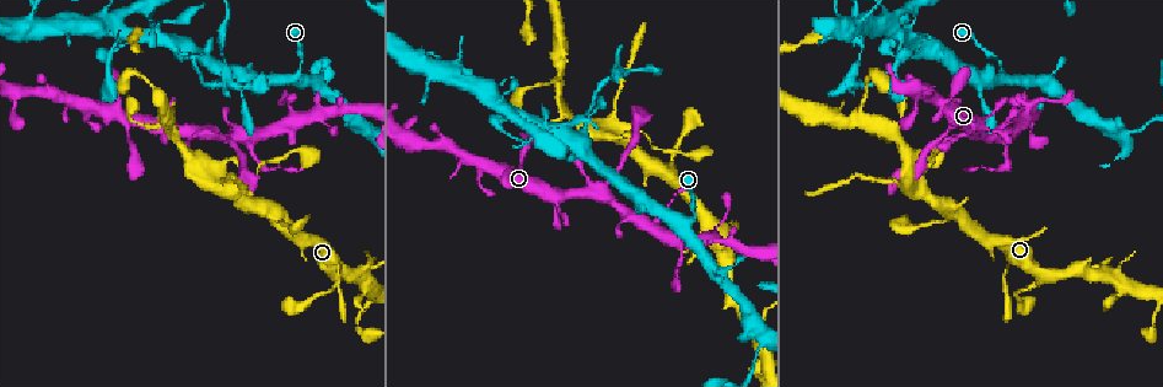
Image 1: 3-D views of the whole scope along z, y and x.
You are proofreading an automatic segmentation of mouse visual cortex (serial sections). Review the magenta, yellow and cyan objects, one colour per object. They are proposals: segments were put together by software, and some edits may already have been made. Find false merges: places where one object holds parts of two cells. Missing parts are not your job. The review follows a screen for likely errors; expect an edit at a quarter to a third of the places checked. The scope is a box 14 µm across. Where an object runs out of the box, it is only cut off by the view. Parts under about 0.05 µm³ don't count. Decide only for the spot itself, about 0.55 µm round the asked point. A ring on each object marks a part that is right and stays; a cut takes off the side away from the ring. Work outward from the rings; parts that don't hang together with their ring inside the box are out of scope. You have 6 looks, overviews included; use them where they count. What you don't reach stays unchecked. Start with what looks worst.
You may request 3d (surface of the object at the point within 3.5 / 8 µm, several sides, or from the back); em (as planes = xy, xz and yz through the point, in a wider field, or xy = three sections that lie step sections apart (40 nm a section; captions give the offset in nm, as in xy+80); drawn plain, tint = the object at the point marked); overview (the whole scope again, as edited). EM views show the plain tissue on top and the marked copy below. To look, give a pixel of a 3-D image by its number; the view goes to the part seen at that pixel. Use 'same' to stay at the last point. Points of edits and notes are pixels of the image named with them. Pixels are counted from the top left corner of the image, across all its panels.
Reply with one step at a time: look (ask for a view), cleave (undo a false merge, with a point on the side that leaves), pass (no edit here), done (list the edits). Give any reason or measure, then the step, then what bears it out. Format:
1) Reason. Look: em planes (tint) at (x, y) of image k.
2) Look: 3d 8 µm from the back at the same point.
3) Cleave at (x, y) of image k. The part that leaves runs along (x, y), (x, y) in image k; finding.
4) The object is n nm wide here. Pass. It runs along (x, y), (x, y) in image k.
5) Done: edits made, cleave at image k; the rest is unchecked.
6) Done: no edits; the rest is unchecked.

A fork. Look: 3d 3.5 µm from the back at (192, 60) of image 1.

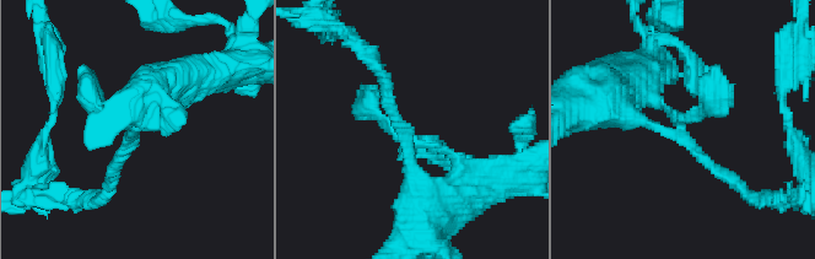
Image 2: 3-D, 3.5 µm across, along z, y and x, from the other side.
Shape alone is not enough. Look: em xy step 5 (tint) at (672, 133) of image 2.

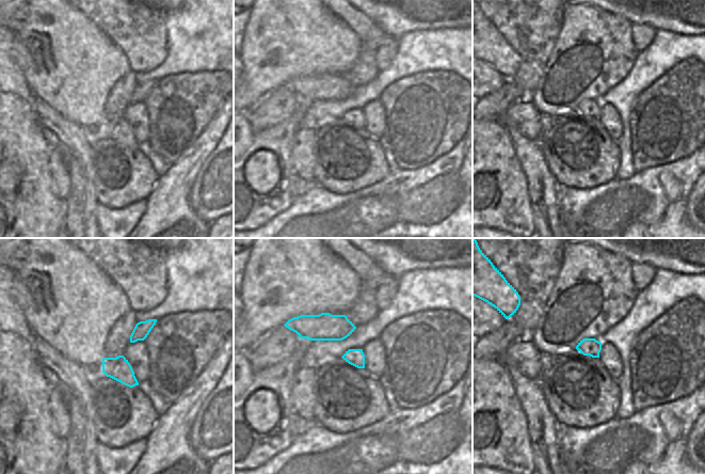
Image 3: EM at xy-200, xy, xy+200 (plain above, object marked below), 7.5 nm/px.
Look: em xy step 1 (tint) at the same point.

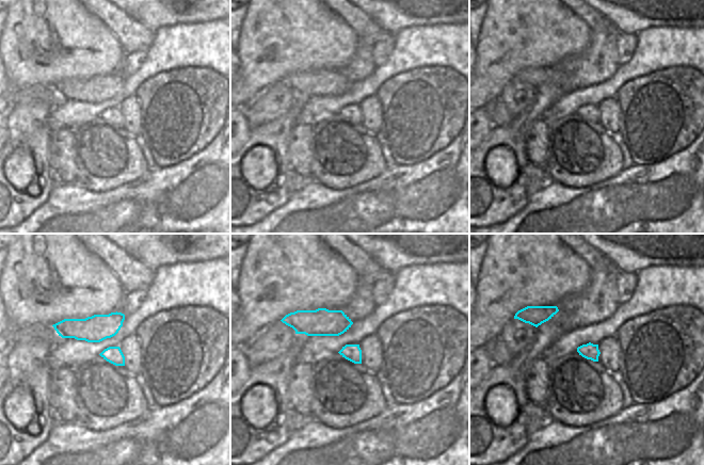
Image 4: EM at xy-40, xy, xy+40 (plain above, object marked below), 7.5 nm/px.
Pass. All the same cell.

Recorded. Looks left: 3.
Branch point. Look: 3d 3.5 µm at (901, 42) of image 1.

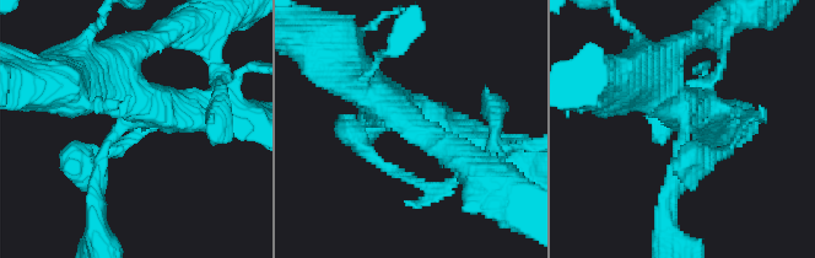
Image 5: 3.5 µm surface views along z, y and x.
Pass. It runs along (455, 133), (387, 105), (323, 47) in image 5; one cell here.

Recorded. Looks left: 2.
Sharp bend. Look: 3d 8 µm at (853, 82) of image 1.

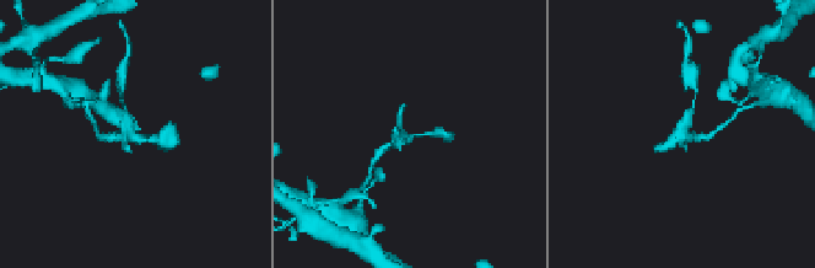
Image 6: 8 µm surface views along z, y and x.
Zoom in. Look: 3d 3.5 µm at (685, 136) of image 6.

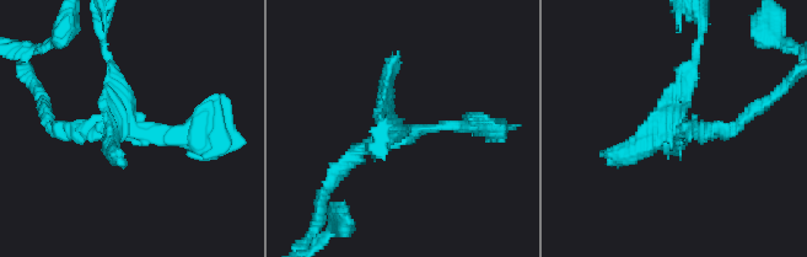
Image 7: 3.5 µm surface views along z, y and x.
Cleave at (682, 75) of image 7. A second cell is stuck on.

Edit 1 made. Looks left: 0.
Done: edits made, cleave at image 7; the rest is unchecked.

